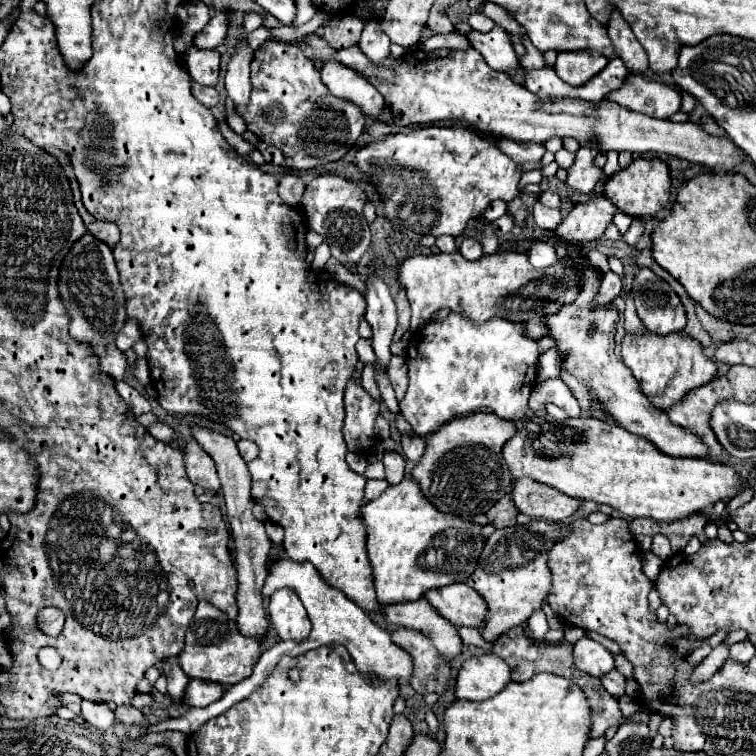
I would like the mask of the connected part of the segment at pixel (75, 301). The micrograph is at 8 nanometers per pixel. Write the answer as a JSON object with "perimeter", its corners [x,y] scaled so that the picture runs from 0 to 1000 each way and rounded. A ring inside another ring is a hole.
{"perimeter":[[[112,310],[107,317],[102,317],[91,331],[89,341],[83,344],[78,381],[94,418],[91,429],[94,444],[102,447],[104,452],[120,455],[134,476],[134,487],[149,503],[163,503],[163,492],[168,489],[168,476],[165,468],[157,466],[149,452],[157,437],[163,434],[168,415],[165,415],[165,392],[160,384],[147,328],[134,317],[123,315],[120,310]]]}

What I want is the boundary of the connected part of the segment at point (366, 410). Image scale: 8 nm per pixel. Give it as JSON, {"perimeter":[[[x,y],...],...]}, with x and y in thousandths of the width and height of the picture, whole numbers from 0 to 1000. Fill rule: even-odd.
{"perimeter":[[[464,497],[456,513],[456,563],[454,563],[454,577],[459,585],[462,598],[488,598],[496,587],[493,577],[493,563],[496,553],[501,550],[501,532],[478,511],[478,497]]]}

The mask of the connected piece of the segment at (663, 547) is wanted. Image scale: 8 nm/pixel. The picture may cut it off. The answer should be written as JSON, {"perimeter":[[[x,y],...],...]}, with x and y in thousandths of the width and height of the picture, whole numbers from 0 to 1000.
{"perimeter":[[[869,706],[869,709],[864,709],[864,720],[861,720],[861,730],[864,733],[869,733],[874,741],[882,741],[882,738],[888,738],[888,722],[885,722],[885,714],[880,712],[880,709],[874,709],[874,706]]]}

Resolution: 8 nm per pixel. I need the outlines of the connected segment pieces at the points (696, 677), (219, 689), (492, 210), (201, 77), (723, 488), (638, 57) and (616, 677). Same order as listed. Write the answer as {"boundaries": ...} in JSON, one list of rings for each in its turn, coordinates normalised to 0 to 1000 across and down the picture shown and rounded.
{"boundaries":[[[[959,852],[946,854],[946,857],[940,860],[940,865],[917,886],[917,892],[914,892],[917,902],[930,902],[930,899],[940,897],[940,894],[954,884],[954,878],[959,876],[962,868],[964,868],[964,857],[962,857]]],[[[250,899],[250,910],[245,913],[245,934],[271,937],[279,929],[295,921],[295,907],[274,899]]],[[[657,265],[657,267],[652,267],[652,270],[639,280],[639,288],[647,291],[647,294],[652,294],[652,291],[657,291],[657,288],[663,288],[663,286],[668,283],[668,275],[671,275],[671,270],[668,270],[665,265]]],[[[250,63],[245,69],[247,77],[247,93],[255,98],[255,106],[261,106],[269,114],[284,114],[290,101],[290,69],[284,66],[261,66]]],[[[721,540],[697,542],[684,561],[684,574],[668,585],[665,606],[673,616],[679,638],[687,632],[702,632],[708,638],[724,640],[755,659],[763,661],[784,661],[790,667],[803,667],[835,685],[864,685],[874,690],[890,690],[909,685],[919,677],[954,661],[967,661],[970,656],[985,648],[978,627],[959,614],[946,614],[940,608],[919,608],[919,606],[888,606],[872,598],[858,582],[851,582],[843,574],[819,566],[816,561],[798,561],[790,553],[750,553],[734,556]]],[[[819,16],[808,19],[803,42],[806,42],[808,58],[813,61],[813,69],[824,79],[824,85],[829,90],[835,90],[835,95],[853,95],[856,93],[856,71],[848,63],[848,58],[843,56],[843,50],[837,48],[832,32],[819,21]]],[[[816,886],[811,889],[803,889],[800,894],[795,894],[795,902],[798,902],[798,910],[808,918],[808,921],[824,921],[827,918],[827,894],[819,892]]]]}

